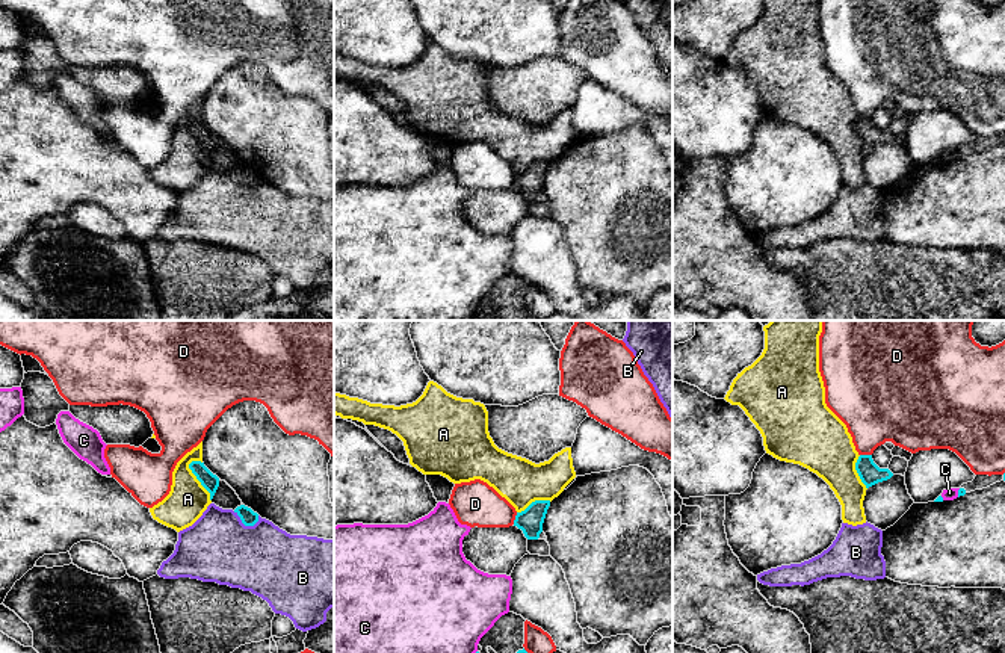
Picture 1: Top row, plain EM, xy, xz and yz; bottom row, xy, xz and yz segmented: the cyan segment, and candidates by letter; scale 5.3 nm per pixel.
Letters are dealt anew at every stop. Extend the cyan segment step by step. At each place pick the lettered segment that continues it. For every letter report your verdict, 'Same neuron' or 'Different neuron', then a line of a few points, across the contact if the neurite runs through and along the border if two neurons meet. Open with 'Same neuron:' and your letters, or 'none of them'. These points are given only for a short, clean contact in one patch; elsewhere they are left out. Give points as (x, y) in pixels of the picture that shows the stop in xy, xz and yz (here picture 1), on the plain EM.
Same neuron: none of them
A: Different neuron. Line: xy (192, 121), (189, 126), (191, 133), (209, 154), (210, 162)
B: Different neuron
C: Different neuron
D: Different neuron

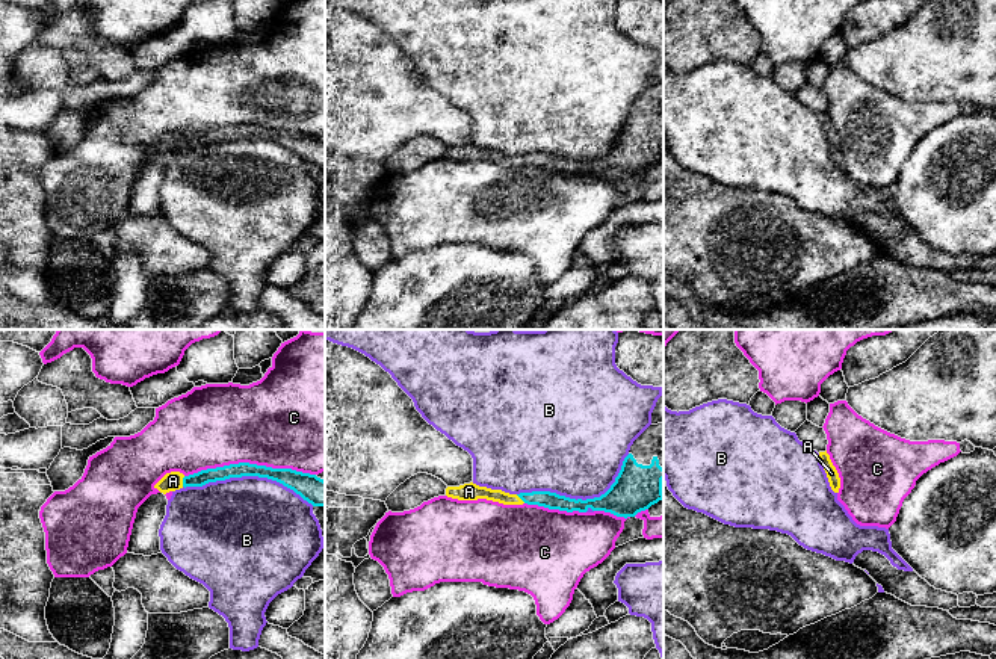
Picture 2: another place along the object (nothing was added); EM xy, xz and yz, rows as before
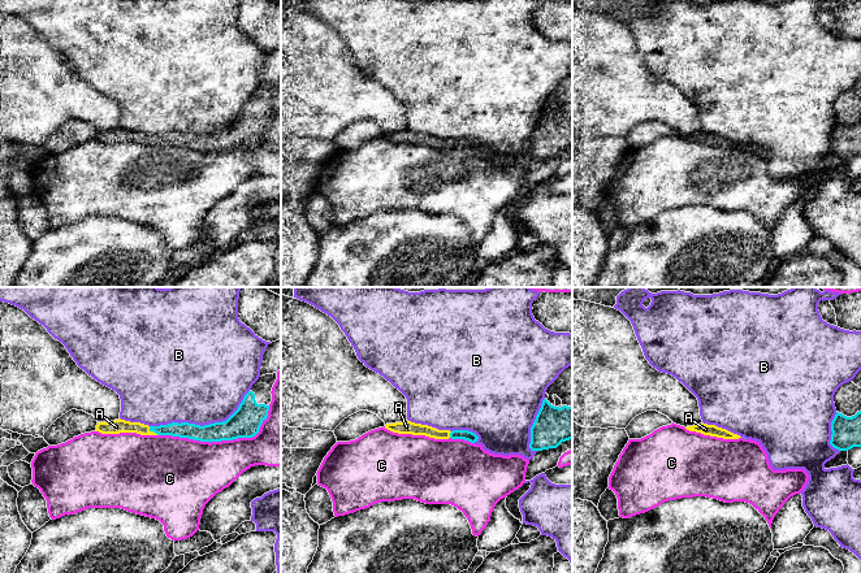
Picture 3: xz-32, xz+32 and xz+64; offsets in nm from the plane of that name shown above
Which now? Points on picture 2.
Same neuron: A
A: Same neuron. Line: xy (219, 135), (183, 142), (173, 142)
B: Different neuron
C: Different neuron

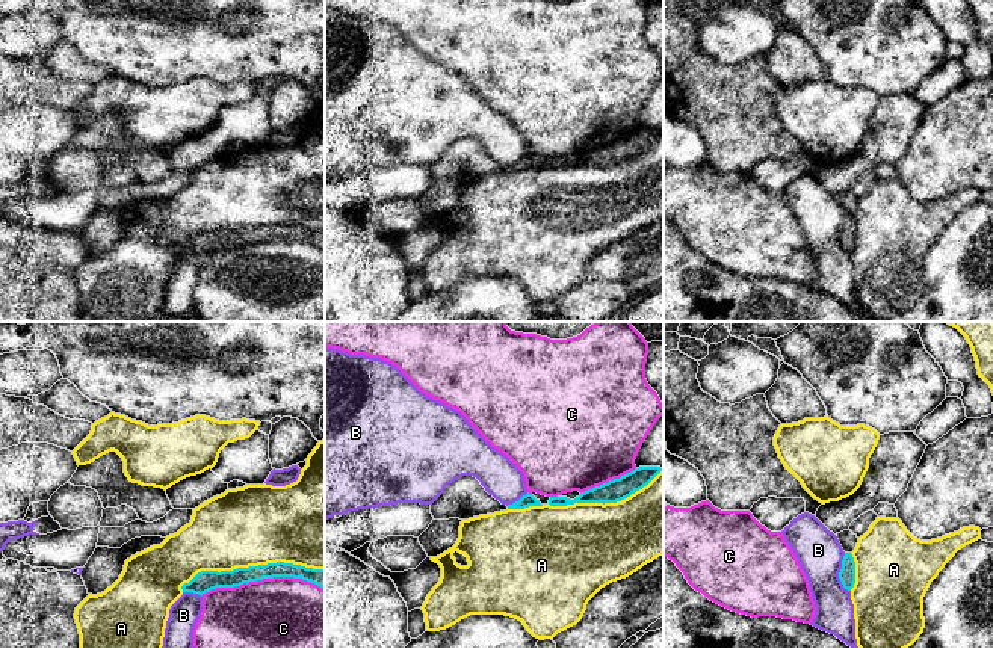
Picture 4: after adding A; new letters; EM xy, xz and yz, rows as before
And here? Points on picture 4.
Same neuron: none of them
A: Different neuron
B: Different neuron. Line: yz (845, 215), (841, 224), (839, 242), (850, 253)
C: Different neuron

